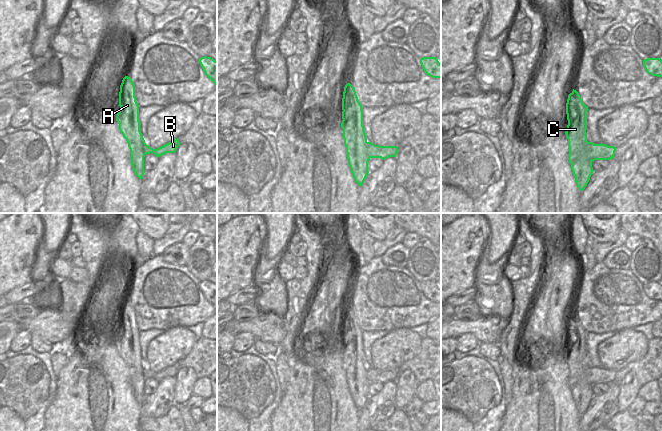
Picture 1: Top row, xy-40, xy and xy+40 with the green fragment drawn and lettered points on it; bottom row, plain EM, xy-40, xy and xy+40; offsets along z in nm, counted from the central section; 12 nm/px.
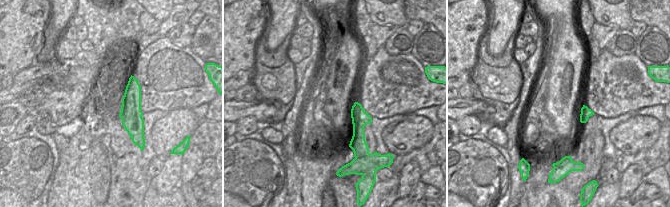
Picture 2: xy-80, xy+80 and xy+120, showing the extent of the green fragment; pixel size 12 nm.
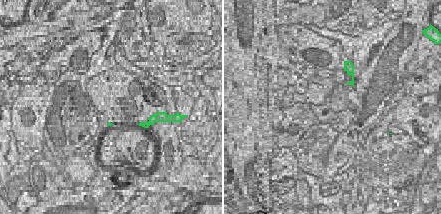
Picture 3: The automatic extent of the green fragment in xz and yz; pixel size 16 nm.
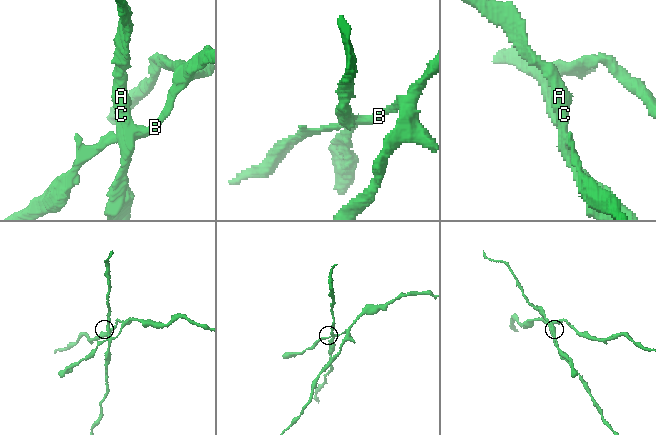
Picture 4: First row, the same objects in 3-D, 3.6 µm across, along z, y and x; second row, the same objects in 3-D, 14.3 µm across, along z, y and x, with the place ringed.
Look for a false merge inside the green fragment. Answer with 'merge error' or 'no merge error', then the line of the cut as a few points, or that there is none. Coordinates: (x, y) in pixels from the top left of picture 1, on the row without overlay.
merge error; cut in xy+40 along (592, 366), (580, 376), (569, 377)

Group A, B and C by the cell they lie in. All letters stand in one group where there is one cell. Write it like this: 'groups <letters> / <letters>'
groups A C / B

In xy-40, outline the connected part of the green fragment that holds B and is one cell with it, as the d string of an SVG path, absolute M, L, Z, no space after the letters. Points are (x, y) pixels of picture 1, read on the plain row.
M179 362L157 373L153 373L146 368L146 378L152 377L155 380L160 381L166 377L175 377L179 369L180 369Z

